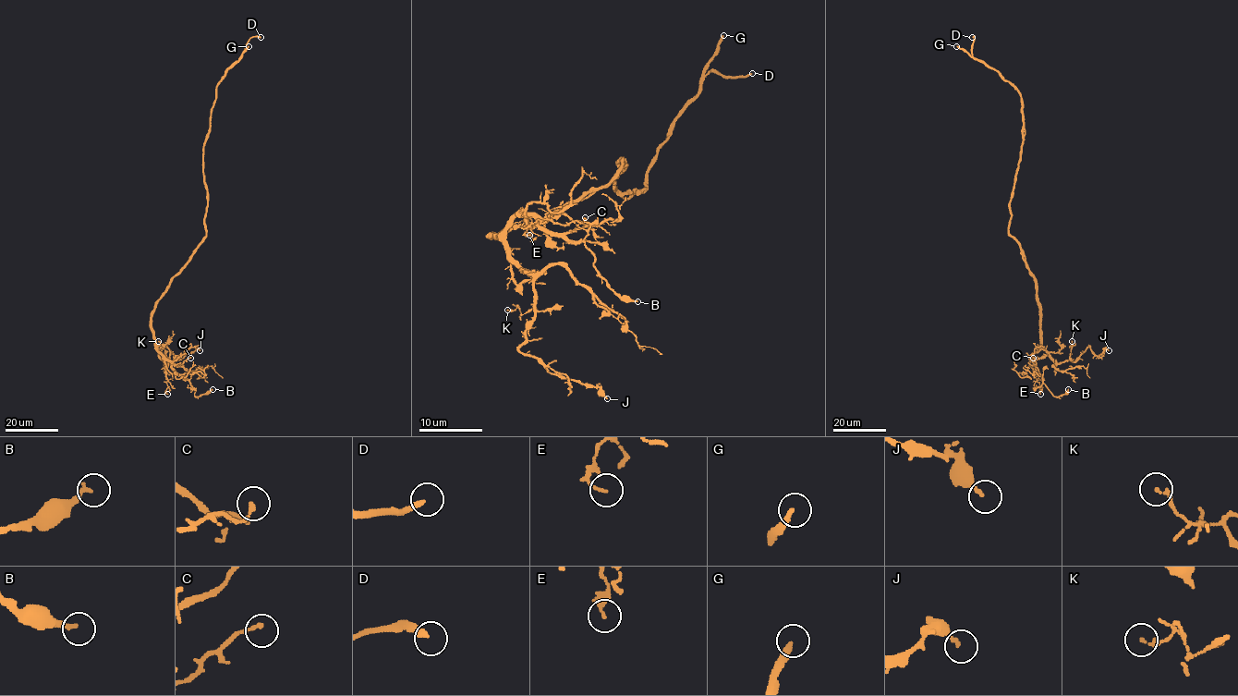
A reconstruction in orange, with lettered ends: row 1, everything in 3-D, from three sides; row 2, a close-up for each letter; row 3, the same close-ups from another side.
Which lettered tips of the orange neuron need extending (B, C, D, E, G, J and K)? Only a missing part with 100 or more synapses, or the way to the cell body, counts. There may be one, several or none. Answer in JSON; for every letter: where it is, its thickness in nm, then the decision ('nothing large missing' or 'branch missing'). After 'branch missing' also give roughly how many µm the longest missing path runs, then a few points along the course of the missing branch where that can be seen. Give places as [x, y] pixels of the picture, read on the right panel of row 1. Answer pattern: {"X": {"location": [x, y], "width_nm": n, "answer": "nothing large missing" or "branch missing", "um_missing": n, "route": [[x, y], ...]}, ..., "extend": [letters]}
{"B": {"location": [1068, 389], "width_nm": 200, "answer": "nothing large missing"}, "C": {"location": [1033, 358], "width_nm": 190, "answer": "nothing large missing"}, "D": {"location": [972, 37], "width_nm": 240, "answer": "branch missing", "um_missing": 5}, "E": {"location": [1040, 394], "width_nm": 90, "answer": "nothing large missing"}, "G": {"location": [956, 46], "width_nm": 240, "answer": "branch missing", "um_missing": 250}, "J": {"location": [1109, 350], "width_nm": 170, "answer": "nothing large missing"}, "K": {"location": [1072, 341], "width_nm": 160, "answer": "nothing large missing"}, "extend": ["D", "G"]}

